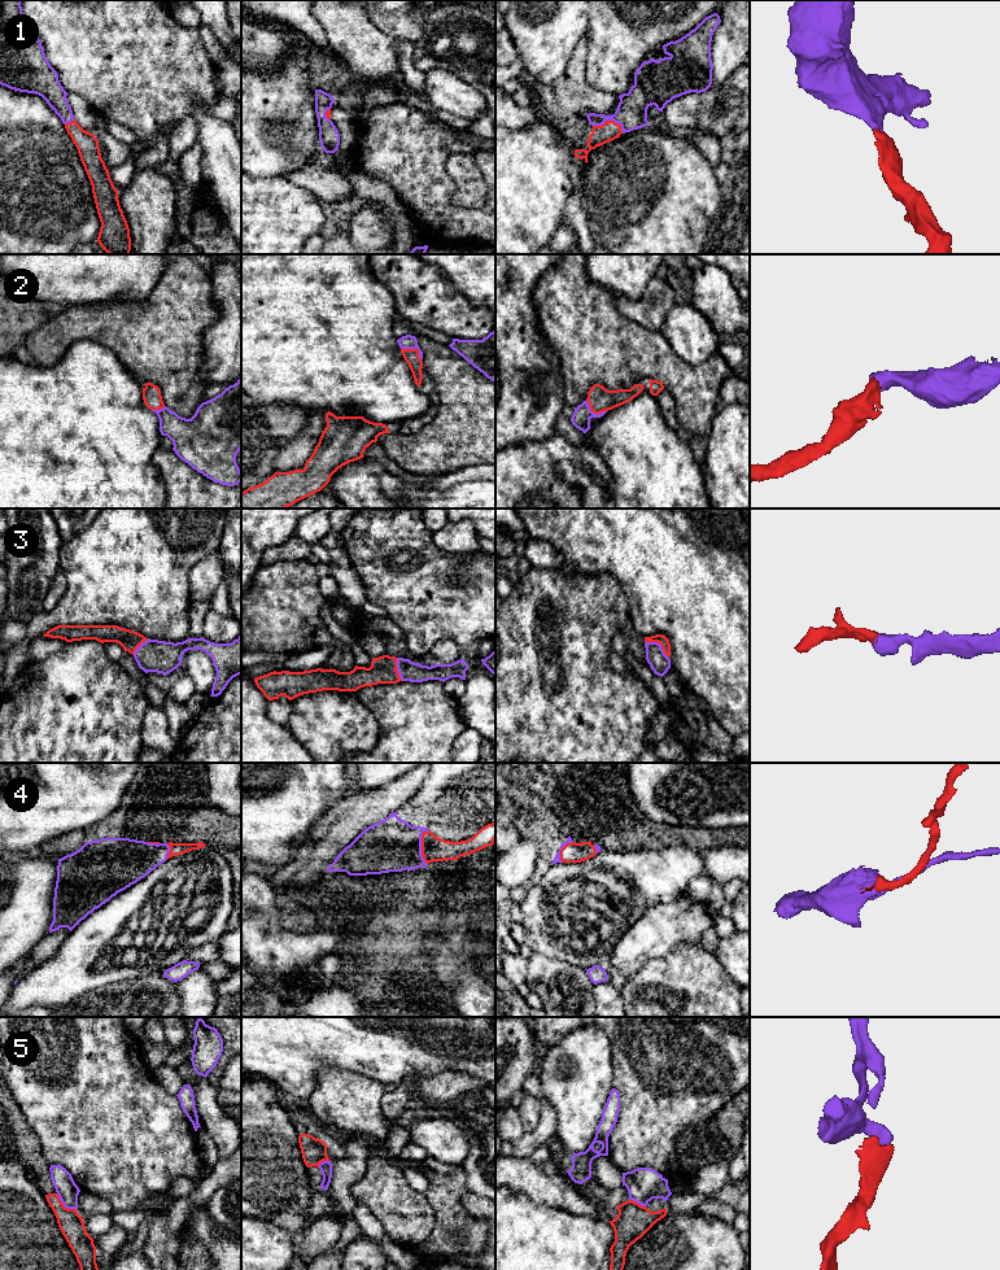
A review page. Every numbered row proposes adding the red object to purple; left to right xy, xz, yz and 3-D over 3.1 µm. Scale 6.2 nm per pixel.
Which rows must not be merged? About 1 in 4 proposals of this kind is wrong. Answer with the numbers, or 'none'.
5

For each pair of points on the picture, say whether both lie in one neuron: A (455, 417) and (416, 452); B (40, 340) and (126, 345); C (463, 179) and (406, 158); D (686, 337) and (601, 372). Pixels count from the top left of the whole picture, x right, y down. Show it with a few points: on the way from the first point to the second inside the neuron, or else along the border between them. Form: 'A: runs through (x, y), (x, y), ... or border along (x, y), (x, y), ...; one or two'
A: runs through (446, 426), (426, 446); one
B: runs through (61, 331), (105, 330); one
C: border along (450, 153), (446, 174), (453, 182), (454, 204); two
D: border along (659, 331), (671, 348), (693, 365); two

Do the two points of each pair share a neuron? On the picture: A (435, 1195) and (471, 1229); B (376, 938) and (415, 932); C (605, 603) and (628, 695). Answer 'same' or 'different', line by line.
A: same
B: same
C: same

